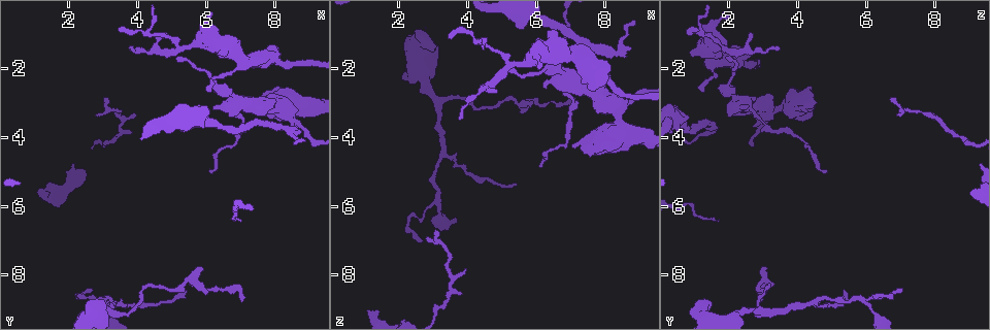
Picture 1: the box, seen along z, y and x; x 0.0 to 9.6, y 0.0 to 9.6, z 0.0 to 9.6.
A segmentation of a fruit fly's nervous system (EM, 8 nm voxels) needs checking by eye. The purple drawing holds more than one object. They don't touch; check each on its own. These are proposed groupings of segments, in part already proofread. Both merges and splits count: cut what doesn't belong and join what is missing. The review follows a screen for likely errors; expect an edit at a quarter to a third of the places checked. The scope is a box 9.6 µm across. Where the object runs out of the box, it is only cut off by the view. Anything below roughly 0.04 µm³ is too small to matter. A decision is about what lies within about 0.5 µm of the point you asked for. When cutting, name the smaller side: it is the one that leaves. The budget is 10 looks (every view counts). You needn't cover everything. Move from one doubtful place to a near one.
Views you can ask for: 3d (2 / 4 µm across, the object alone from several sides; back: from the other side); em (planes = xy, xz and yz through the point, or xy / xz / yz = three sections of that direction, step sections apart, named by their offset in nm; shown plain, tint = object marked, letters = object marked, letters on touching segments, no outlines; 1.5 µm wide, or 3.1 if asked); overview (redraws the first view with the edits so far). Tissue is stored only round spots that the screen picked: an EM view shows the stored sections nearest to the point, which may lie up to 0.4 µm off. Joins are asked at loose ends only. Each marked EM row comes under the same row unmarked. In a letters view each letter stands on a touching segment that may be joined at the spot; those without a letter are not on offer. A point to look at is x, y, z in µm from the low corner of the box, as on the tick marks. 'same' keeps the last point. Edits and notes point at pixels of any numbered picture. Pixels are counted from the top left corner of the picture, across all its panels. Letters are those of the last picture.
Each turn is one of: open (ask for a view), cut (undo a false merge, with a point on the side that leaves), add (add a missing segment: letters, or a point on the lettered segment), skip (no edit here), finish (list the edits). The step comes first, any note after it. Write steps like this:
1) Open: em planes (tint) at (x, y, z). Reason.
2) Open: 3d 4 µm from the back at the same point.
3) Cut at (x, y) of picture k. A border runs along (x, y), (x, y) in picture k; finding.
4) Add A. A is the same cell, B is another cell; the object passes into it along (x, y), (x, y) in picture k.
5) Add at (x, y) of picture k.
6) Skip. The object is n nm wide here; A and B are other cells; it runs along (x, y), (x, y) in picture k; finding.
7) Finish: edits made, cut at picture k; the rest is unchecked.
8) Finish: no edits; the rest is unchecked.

Open: 3d 4 µm from the back at (6.25, 3.20, 2.55).

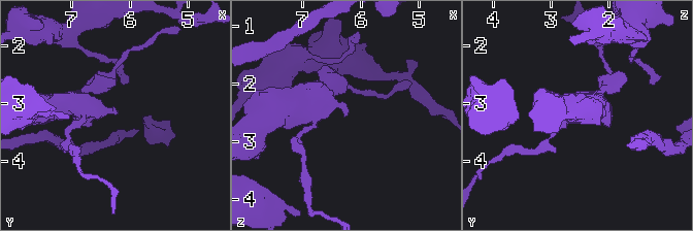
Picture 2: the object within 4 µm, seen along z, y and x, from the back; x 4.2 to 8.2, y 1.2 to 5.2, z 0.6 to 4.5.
Open: em planes (letters) at (6.25, 3.15, 2.55). Now the EM.

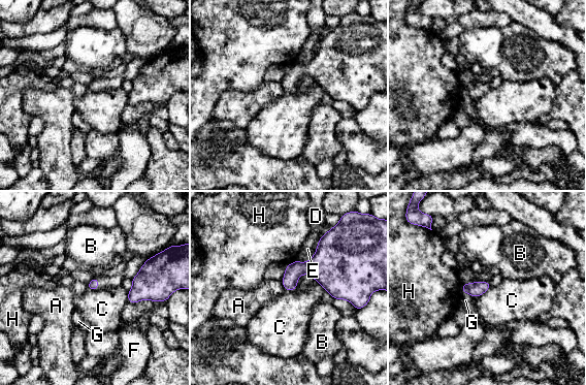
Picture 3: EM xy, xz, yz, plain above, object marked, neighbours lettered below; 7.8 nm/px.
Skip. A, B, C, D, E, F, G and H are other cells; a border runs along (491, 286), (475, 297) in picture 3; none of them fits.

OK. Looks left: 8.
Open: em planes (letters) at (7.50, 3.05, 4.50). Branch stops here.

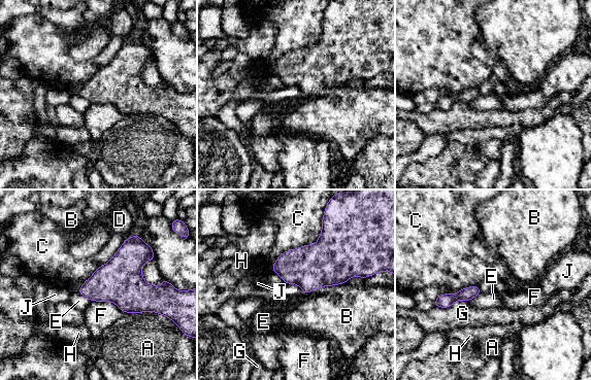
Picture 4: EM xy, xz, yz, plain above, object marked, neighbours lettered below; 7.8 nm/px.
Skip. The object is 260 nm wide here; the longest contact is with C, 550 nm; A, B, C, D, E, F, G, H and J are other cells; no lettered segment goes on from it.

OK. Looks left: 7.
Open: em 3.1 µm planes (tint) at (6.15, 5.00, 4.90). An open end.

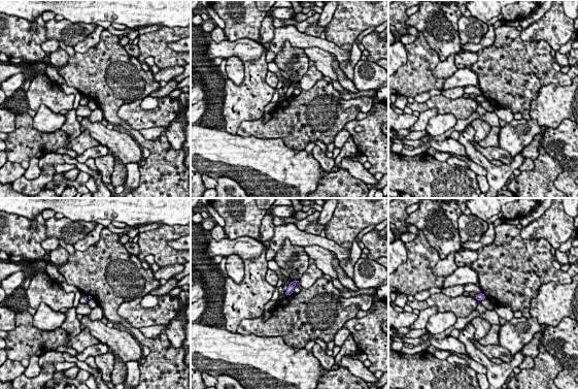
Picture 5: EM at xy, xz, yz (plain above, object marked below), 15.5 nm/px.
Open: em 3.1 µm planes (letters) at the same point. What lies round it.

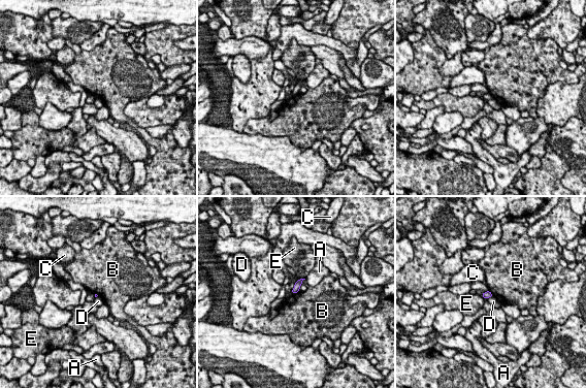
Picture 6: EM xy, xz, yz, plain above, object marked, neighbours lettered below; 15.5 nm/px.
Skip. The longest contact is with E, 140 nm; A, B, C, D and E are other cells; no lettered segment goes on from it.

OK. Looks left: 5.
Open: 3d 4 µm at (8.90, 4.10, 0.60). End of a long branch.

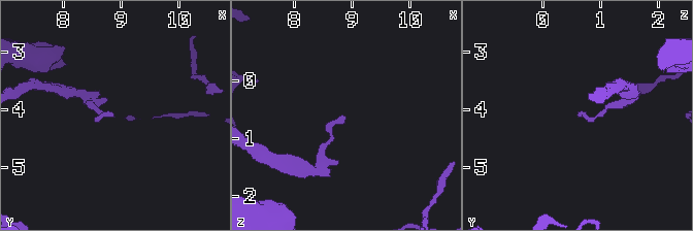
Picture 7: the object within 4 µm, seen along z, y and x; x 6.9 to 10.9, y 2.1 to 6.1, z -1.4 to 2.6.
Open: em xz step 8 (letters) at (8.85, 4.05, 0.55).

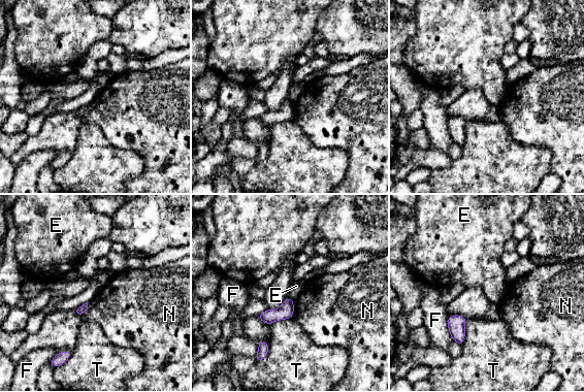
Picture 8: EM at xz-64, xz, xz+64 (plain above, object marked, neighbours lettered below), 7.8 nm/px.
Skip. E, F, N and T are other cells; a border runs along (288, 296), (293, 301) in picture 8; none of them fits.

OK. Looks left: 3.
Finish: no edits; the rest is unchecked.

